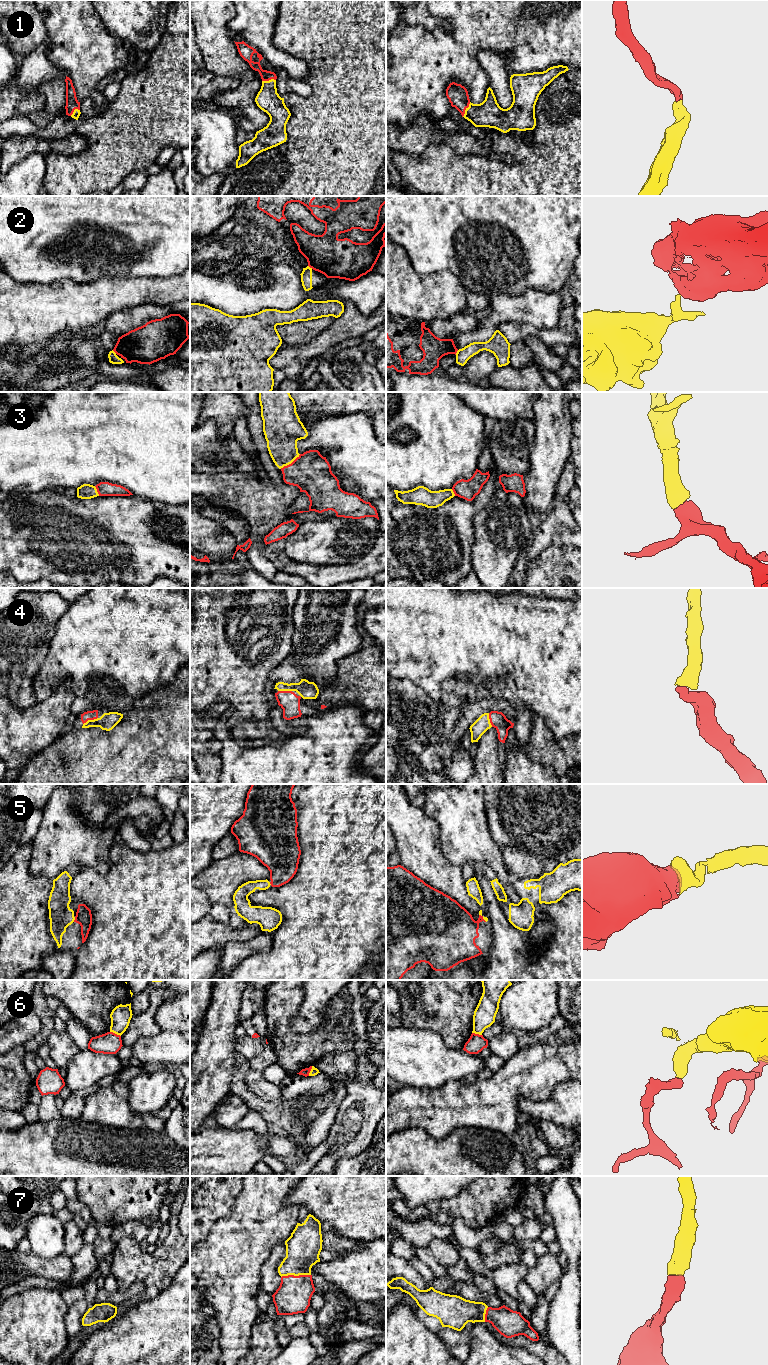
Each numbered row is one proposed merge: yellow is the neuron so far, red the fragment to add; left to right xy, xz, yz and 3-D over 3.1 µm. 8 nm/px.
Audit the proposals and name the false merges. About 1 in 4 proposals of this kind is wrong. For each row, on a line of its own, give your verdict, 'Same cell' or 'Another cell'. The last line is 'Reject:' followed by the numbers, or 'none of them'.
1: Same cell
2: Another cell
3: Same cell
4: Same cell
5: Same cell
6: Another cell
7: Same cell
Reject: 2, 6

